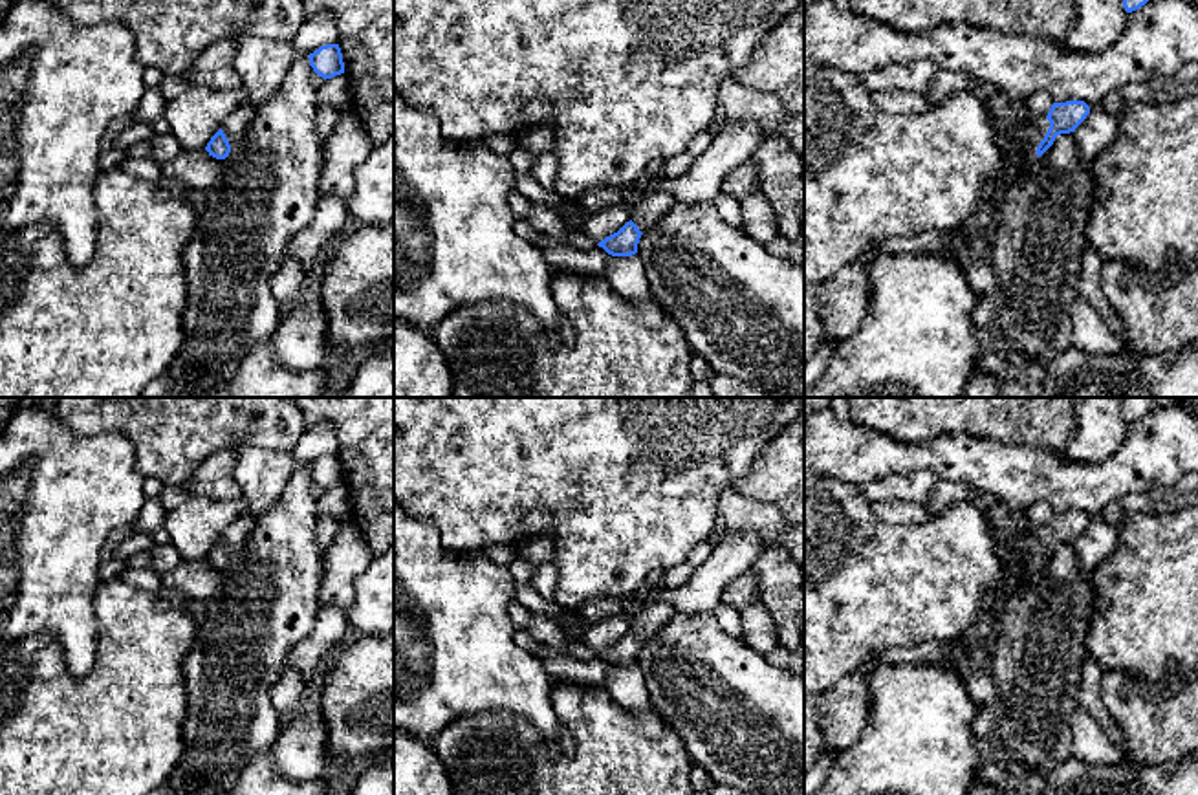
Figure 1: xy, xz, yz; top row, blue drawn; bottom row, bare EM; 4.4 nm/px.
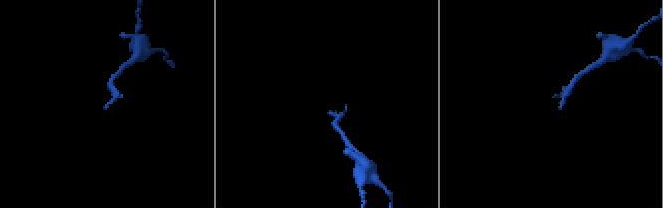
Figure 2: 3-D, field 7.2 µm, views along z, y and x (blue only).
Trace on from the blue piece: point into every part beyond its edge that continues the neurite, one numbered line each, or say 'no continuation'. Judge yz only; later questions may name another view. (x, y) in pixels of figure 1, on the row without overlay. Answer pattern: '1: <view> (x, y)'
1: yz (1021, 555)

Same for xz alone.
1: xz (647, 620)

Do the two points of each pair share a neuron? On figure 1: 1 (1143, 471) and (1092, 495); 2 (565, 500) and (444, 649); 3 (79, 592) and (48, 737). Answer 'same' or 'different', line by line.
1: same
2: different
3: different

